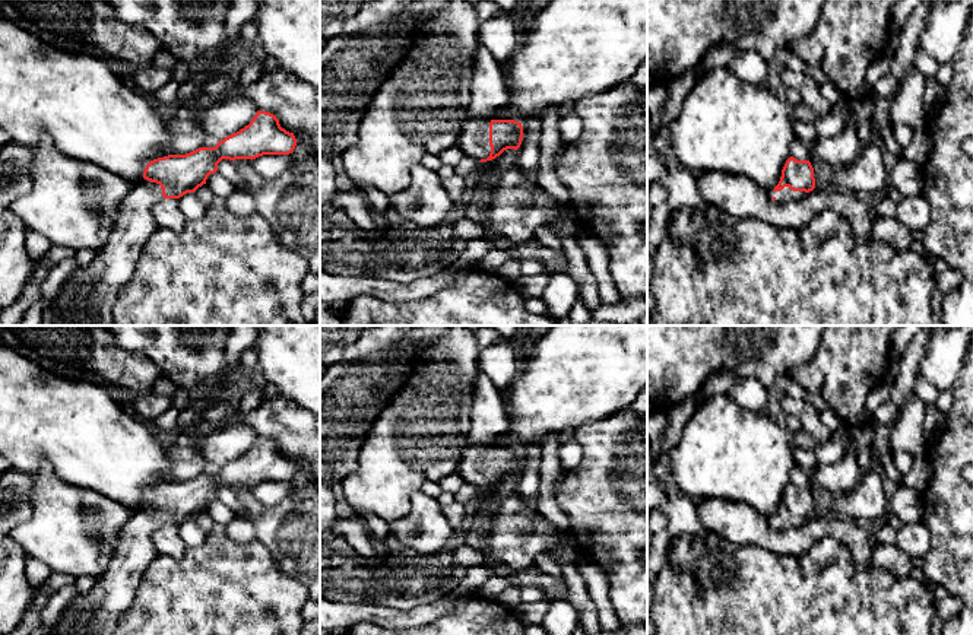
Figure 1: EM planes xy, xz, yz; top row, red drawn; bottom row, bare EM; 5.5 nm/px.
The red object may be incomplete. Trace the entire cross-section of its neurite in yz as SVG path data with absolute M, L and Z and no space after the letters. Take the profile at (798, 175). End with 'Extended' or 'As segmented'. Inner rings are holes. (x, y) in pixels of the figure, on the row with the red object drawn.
M790 156L779 184L768 193L773 200L801 200L815 188L814 168L809 161L798 161Z. Extended

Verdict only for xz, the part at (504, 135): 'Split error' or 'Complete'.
Split error

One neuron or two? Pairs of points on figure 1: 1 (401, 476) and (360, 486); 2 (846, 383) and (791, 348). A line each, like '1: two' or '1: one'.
1: one
2: two

